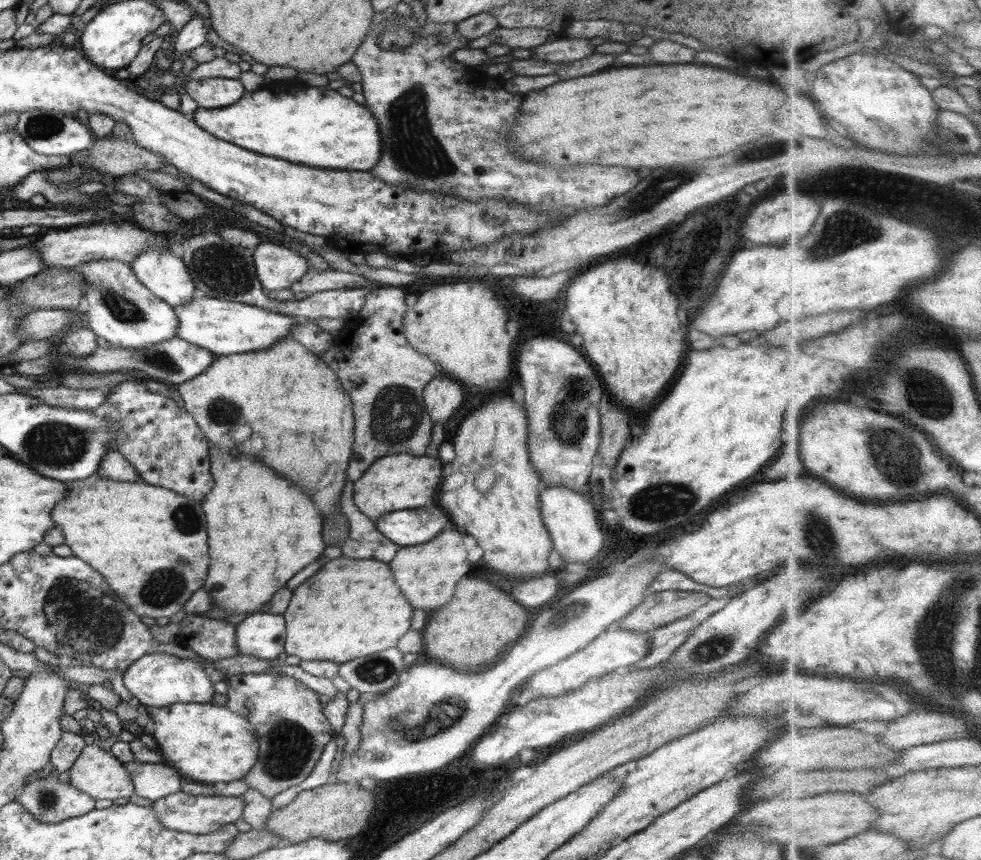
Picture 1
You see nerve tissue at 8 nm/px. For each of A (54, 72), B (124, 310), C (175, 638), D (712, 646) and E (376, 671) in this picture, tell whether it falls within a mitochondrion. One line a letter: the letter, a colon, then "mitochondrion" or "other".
A: other
B: mitochondrion
C: other
D: mitochondrion
E: mitochondrion

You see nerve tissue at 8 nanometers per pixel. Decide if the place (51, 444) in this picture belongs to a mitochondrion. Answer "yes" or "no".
yes

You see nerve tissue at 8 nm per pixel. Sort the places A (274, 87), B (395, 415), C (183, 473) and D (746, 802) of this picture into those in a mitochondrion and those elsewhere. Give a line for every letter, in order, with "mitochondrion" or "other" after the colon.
A: other
B: mitochondrion
C: other
D: other

